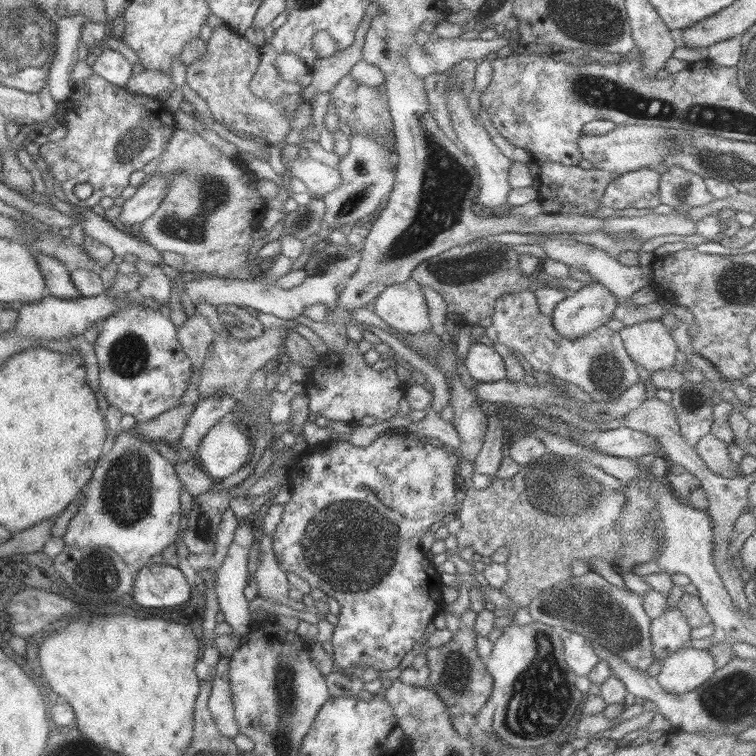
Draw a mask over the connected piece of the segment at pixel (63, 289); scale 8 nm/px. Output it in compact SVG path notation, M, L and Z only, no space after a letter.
M36 252L35 256L38 259L38 265L40 265L40 271L46 279L46 297L69 300L81 298L80 292L72 282L70 269L65 264L52 258L52 256L44 256L40 252Z

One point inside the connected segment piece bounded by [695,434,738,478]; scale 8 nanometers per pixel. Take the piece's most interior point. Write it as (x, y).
(714, 453)

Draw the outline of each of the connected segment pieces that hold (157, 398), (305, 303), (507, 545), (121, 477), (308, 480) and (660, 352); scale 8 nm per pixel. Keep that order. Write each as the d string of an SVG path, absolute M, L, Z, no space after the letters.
M133 304L131 308L121 308L114 312L97 327L98 338L93 344L93 350L99 367L99 390L109 406L118 408L122 414L132 414L138 422L150 420L181 404L184 391L190 387L192 364L177 340L177 328L168 314Z
M329 242L324 250L316 250L310 255L303 266L306 278L302 284L283 289L276 284L262 283L260 280L232 280L224 277L212 277L195 279L183 282L182 292L190 297L192 303L205 303L216 307L236 306L242 309L272 314L276 318L292 323L298 316L302 315L305 308L319 303L326 304L332 308L336 305L337 296L334 288L340 283L347 281L354 272L361 260L361 245L340 245Z
M546 453L537 460L521 466L512 478L494 478L490 485L483 489L470 486L465 489L465 495L460 514L457 516L461 522L457 534L458 548L462 550L470 546L475 550L476 557L484 560L488 560L498 548L508 551L505 564L508 580L502 584L500 590L510 598L513 605L506 609L507 616L496 618L498 628L510 625L516 611L520 607L527 607L540 592L551 590L556 584L568 581L573 575L570 568L572 562L586 560L589 563L594 558L601 558L614 565L624 542L622 533L616 529L616 522L626 504L624 486L616 477L586 462L576 462L568 457Z
M133 430L118 434L96 462L94 472L84 488L84 495L80 495L78 511L70 520L63 540L68 547L112 549L122 557L130 570L137 572L153 564L152 556L162 554L178 537L183 517L180 495L184 491L184 484L176 476L174 462L162 457L150 442L144 441Z
M407 435L400 436L379 436L365 448L357 448L348 442L339 440L330 440L328 444L319 446L302 447L305 456L290 466L290 485L292 496L287 504L284 505L281 522L276 526L273 532L273 550L279 565L288 572L295 572L302 580L308 581L311 589L320 589L336 599L340 604L340 614L338 623L334 626L331 638L334 647L333 660L341 671L350 672L356 668L375 668L378 671L386 672L396 668L404 658L407 652L414 648L414 644L420 640L426 630L428 623L433 622L433 618L438 612L441 612L444 606L440 580L440 573L437 572L432 560L422 550L420 539L422 535L430 529L434 522L443 520L447 514L453 512L456 502L456 490L459 487L460 480L456 474L456 466L459 465L460 457L455 451L447 452L443 448L436 448L423 440L411 440Z
M661 320L625 326L619 336L636 366L644 367L650 373L674 366L679 350Z

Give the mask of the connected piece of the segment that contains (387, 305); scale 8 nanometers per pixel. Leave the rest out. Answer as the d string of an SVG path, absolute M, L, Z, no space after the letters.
M409 279L388 285L373 304L376 316L403 335L425 334L432 330L422 287Z

